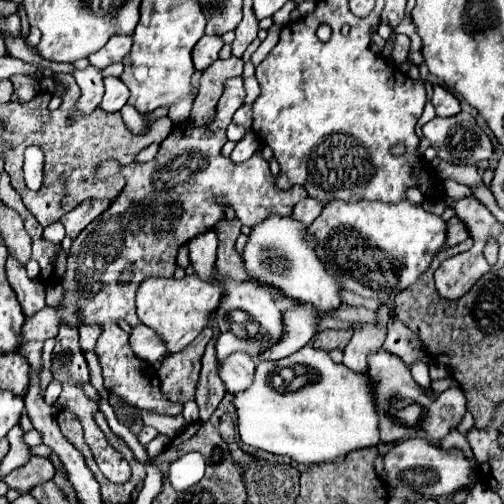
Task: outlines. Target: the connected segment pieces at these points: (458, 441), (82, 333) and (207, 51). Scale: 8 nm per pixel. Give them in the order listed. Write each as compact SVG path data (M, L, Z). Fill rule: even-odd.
M453 428L453 432L449 432L449 436L445 436L445 438L439 442L439 446L441 446L441 448L459 448L459 450L463 450L465 456L469 456L469 460L473 462L473 466L477 466L475 460L473 460L473 452L471 452L471 448L469 448L469 444L467 444L467 440L465 440L465 436L459 434L455 428Z
M82 325L79 328L79 337L81 348L85 350L93 350L95 348L97 339L101 334L102 329L100 325Z
M203 36L195 48L193 48L193 66L195 70L205 70L209 68L217 58L219 58L219 50L223 46L223 40L219 36Z

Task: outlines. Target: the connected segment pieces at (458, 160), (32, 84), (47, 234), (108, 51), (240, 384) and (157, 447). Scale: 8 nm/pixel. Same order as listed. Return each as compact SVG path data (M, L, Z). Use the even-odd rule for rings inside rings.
M459 112L449 118L433 118L423 126L423 136L445 162L475 166L479 160L493 154L491 140L475 124L469 112Z
M13 76L13 86L17 88L19 100L31 100L37 94L37 80L31 76Z
M60 221L51 224L43 231L43 237L56 244L60 244L65 236L65 228Z
M113 36L101 50L97 50L95 54L91 54L87 60L89 60L91 66L103 70L109 64L121 62L129 54L131 44L133 44L133 38L131 36Z
M233 352L233 354L229 354L225 360L219 360L219 378L223 380L223 384L227 386L227 390L229 392L241 392L241 390L245 390L245 388L249 388L251 386L251 382L253 382L253 374L255 374L255 360L249 356L249 354L245 354L245 352Z
M159 434L155 440L151 440L151 442L147 444L147 456L149 456L149 458L159 456L159 454L161 454L161 452L167 448L167 444L169 444L169 438Z

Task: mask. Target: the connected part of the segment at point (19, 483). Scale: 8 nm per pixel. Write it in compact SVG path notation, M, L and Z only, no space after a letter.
M33 456L27 464L15 468L13 472L9 472L9 474L3 478L3 482L5 482L9 488L17 490L19 494L27 494L31 488L53 480L53 476L55 476L53 464L51 464L47 458Z

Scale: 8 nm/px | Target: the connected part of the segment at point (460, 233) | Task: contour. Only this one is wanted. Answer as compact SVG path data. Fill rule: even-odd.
M451 218L447 222L447 240L445 240L443 248L451 248L451 246L463 242L465 238L469 238L469 232L465 230L465 226L461 222L457 222L457 218Z

